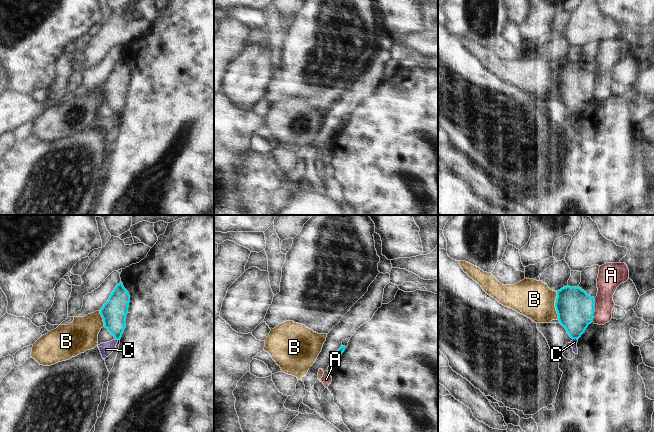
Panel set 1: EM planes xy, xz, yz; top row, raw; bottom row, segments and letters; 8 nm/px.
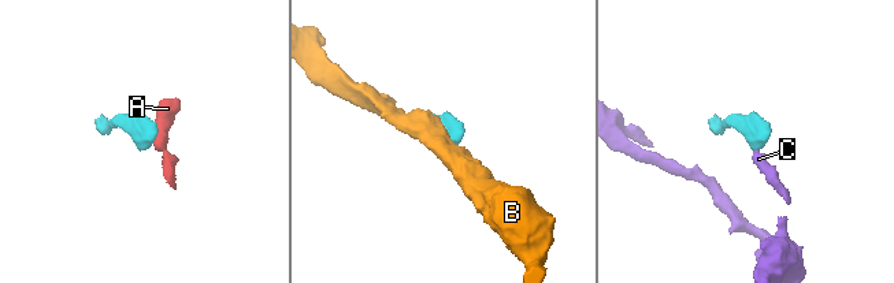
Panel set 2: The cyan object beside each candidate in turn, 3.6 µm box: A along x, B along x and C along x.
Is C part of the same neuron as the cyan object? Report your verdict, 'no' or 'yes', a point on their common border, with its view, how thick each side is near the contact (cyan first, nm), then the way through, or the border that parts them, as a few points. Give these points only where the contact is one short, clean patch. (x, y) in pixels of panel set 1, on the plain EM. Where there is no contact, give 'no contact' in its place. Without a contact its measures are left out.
no | yz (575, 114) | 300/50 nm | along yz (573, 114), (576, 115)

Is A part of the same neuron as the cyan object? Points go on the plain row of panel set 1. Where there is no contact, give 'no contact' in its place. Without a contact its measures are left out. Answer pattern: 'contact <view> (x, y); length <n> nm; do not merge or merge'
contact yz (594, 86); length 190 nm; do not merge

